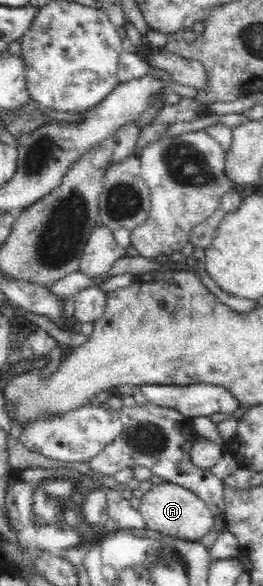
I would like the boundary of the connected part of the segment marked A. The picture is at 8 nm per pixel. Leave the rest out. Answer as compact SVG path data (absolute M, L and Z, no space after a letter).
M154 480L150 491L141 498L138 510L146 528L180 540L201 541L215 527L215 515L201 497L192 490L168 481Z

